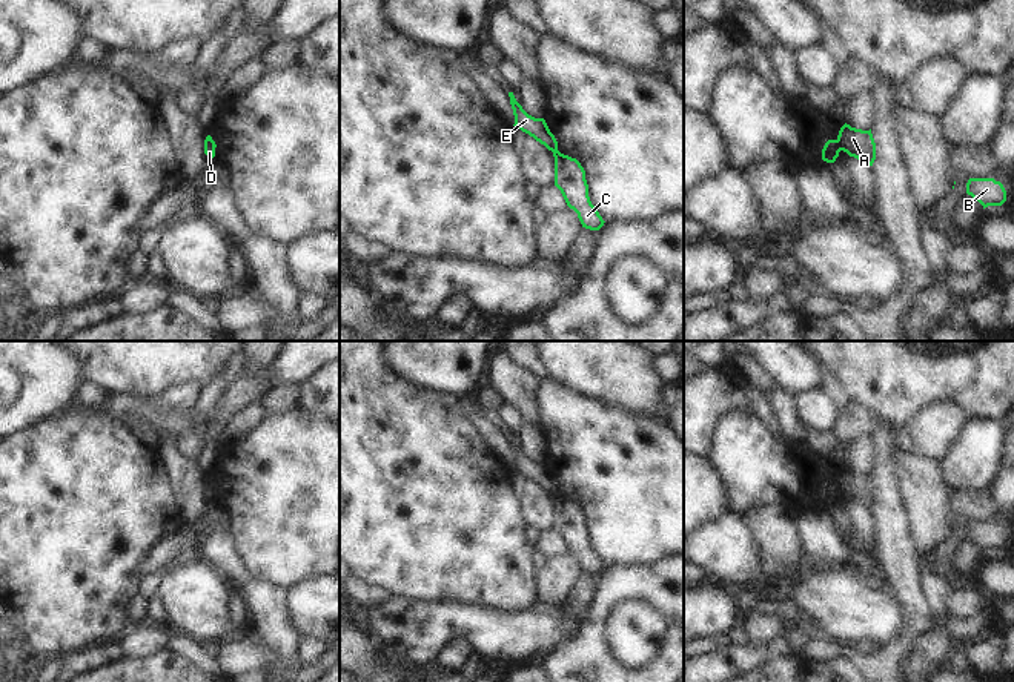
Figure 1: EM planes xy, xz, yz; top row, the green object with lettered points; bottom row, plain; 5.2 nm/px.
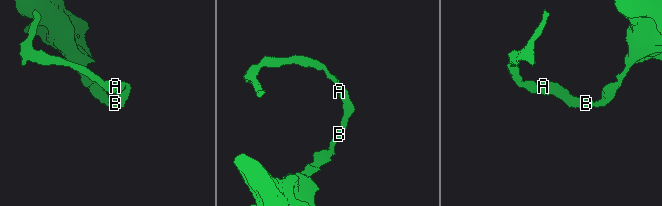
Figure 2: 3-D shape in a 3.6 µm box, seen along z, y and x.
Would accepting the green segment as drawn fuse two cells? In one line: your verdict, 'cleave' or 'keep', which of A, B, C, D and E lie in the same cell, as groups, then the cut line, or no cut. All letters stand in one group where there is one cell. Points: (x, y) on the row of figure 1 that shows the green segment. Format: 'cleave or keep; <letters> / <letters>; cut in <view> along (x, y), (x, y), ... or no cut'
cleave; A B C / D E; cut in yz along (836, 140), (841, 149)

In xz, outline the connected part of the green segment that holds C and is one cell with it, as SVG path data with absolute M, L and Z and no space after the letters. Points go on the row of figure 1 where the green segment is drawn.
M553 152L555 157L555 186L561 190L567 206L578 214L582 227L599 230L604 220L588 197L585 170L576 158Z

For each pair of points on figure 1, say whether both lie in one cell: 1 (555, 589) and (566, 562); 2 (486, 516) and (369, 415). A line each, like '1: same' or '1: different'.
1: same
2: same

